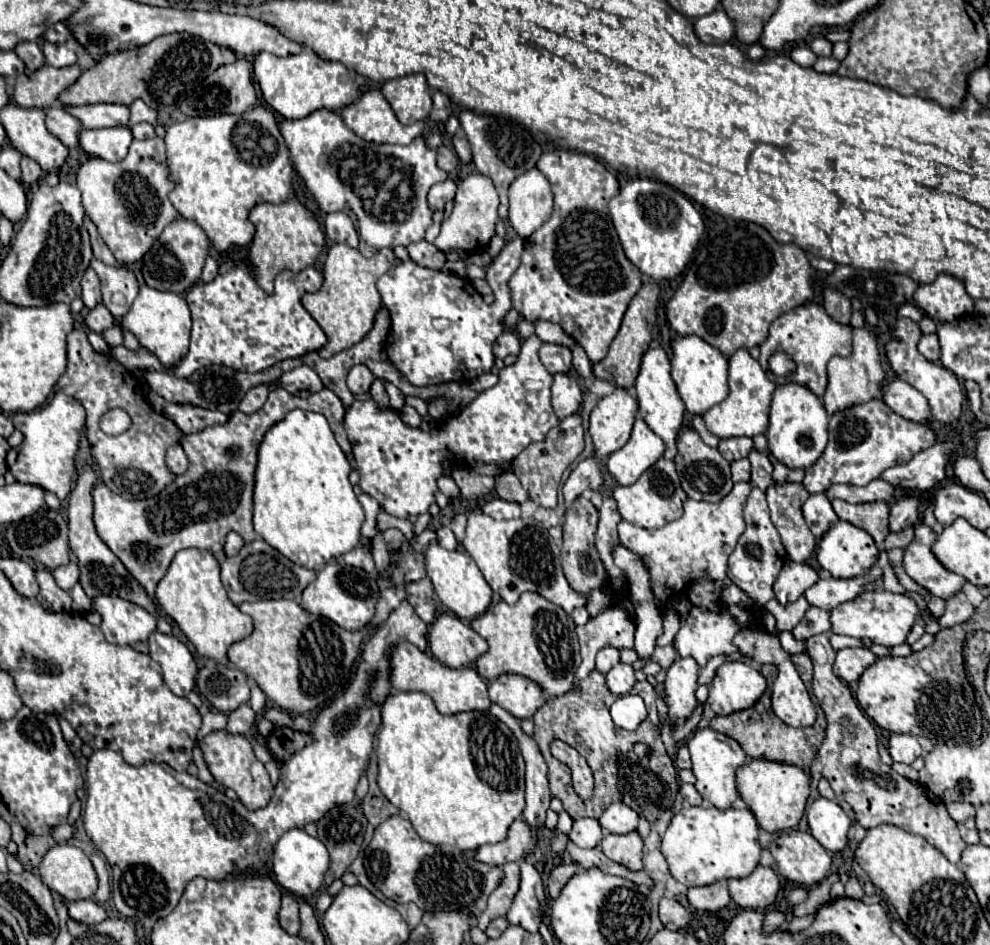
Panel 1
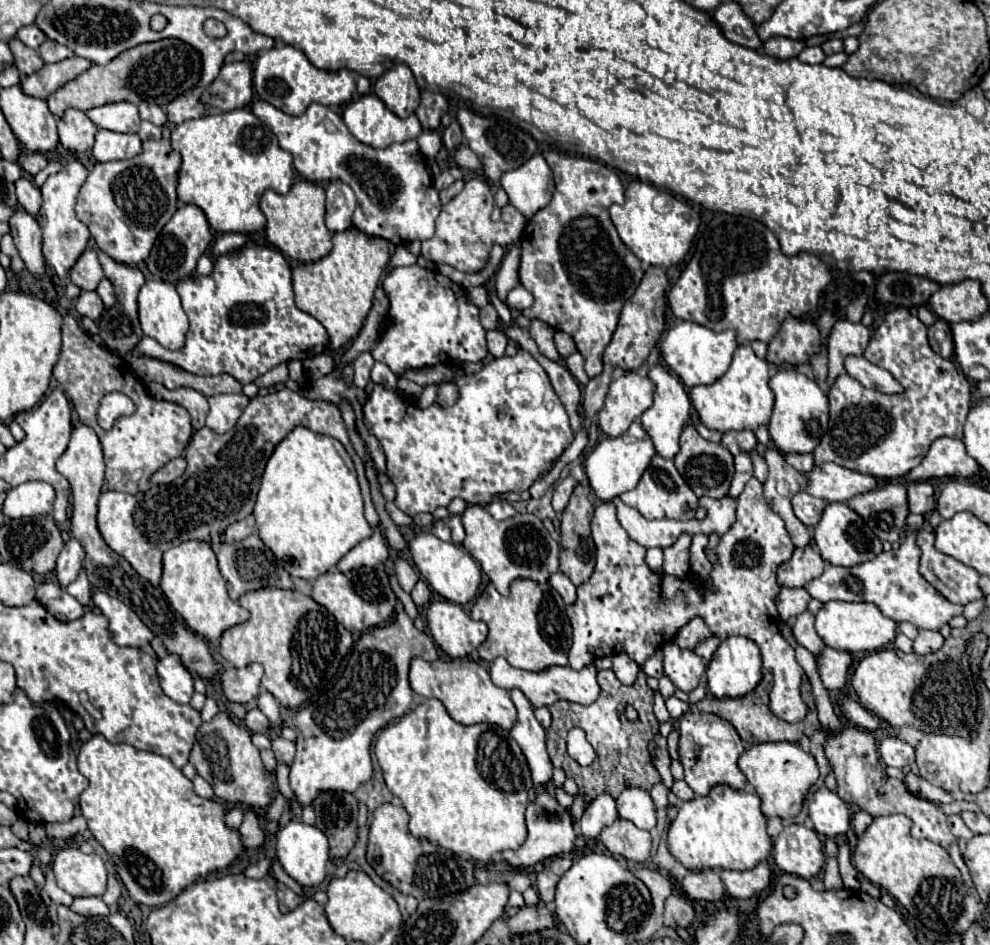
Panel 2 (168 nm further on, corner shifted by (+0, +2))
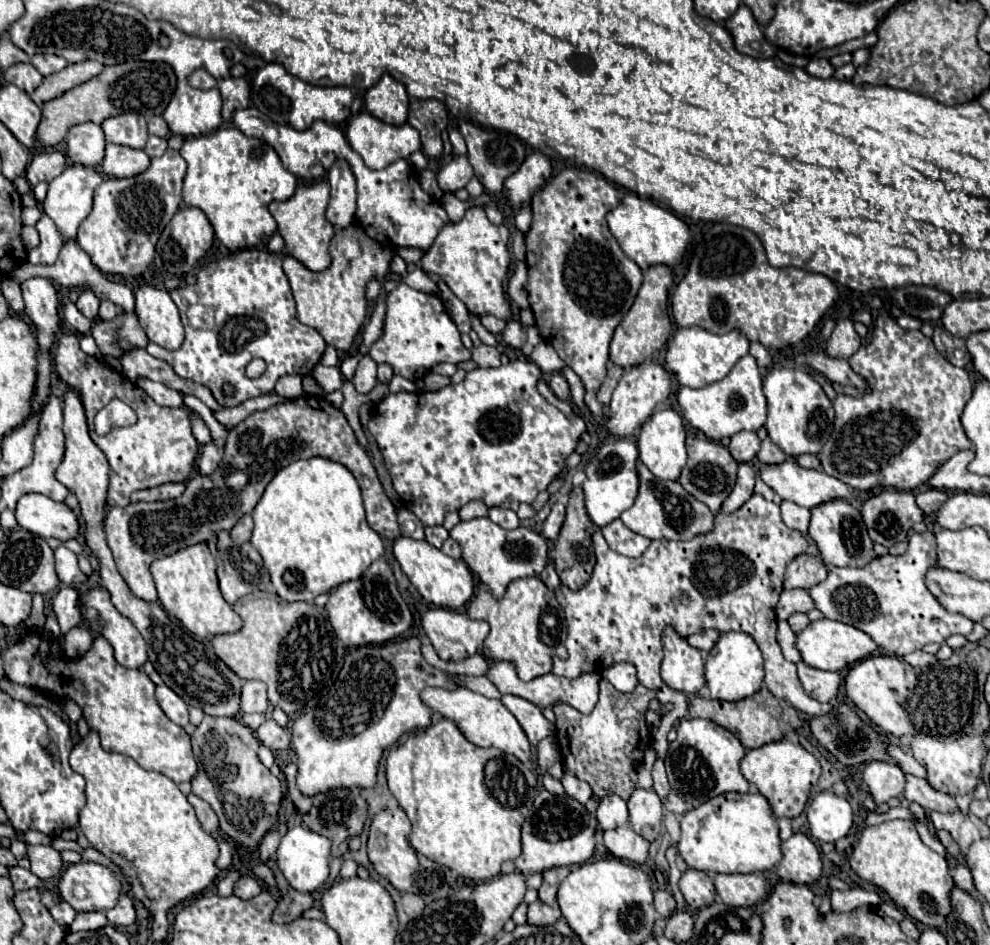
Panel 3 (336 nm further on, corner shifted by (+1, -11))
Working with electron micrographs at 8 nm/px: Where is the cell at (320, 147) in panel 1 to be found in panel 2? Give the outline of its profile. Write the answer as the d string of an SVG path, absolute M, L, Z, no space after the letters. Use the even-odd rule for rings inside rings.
M254 101L252 113L276 133L280 147L292 153L296 171L308 181L322 183L342 179L344 183L350 183L364 213L362 221L352 222L357 229L374 237L384 237L396 245L414 239L424 241L434 235L434 221L442 203L438 191L432 187L432 179L416 141L390 145L386 149L366 147L350 135L342 117L334 109L320 103L312 103L304 115L294 117L266 101Z

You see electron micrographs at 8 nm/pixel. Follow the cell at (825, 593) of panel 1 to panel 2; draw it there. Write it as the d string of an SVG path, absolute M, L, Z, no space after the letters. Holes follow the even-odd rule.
M928 525L918 527L916 531L908 533L908 537L900 543L898 549L890 549L888 553L882 551L878 557L872 561L854 565L854 567L836 567L836 565L826 565L824 573L810 581L806 585L808 593L822 601L828 603L832 599L836 601L850 601L850 603L874 603L884 617L896 621L896 623L912 623L918 629L930 629L930 631L940 631L952 617L962 615L962 605L950 603L946 597L938 595L938 591L920 575L918 563L920 563L920 547L916 543L916 537L920 531L930 529Z

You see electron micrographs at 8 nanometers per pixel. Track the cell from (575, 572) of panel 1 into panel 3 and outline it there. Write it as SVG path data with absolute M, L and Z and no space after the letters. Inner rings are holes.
M573 488L569 502L567 502L567 518L563 522L559 538L555 540L555 570L561 578L561 584L571 588L571 590L583 588L587 584L587 580L591 578L591 572L595 566L591 534L593 534L593 522L589 520L585 504L583 504L583 490Z

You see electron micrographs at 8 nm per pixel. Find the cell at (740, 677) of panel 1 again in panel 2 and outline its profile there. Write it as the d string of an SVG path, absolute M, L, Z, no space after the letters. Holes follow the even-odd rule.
M742 635L726 637L714 651L706 669L706 677L708 677L708 687L712 695L718 695L720 699L750 693L762 679L762 657L760 657L758 645L752 639L742 637Z

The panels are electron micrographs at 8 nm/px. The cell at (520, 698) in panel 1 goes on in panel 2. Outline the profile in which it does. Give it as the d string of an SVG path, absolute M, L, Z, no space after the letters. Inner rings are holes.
M496 657L490 665L490 677L492 677L492 683L496 687L502 687L506 691L510 689L520 689L528 699L530 703L534 703L534 707L548 707L560 699L566 699L566 701L574 701L574 703L580 703L580 705L590 705L598 699L600 695L600 685L596 681L596 667L594 663L586 665L584 669L580 671L574 671L572 667L548 667L544 671L524 671L524 669L516 669L512 667L504 657Z

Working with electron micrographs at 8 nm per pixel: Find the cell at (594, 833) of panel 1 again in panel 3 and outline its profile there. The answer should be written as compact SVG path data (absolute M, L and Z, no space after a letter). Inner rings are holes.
M615 794L605 796L605 798L601 800L597 812L595 812L595 818L597 818L597 830L599 830L599 832L625 826L625 824L627 824L627 818L629 818L627 802L621 800L621 798L615 796Z

